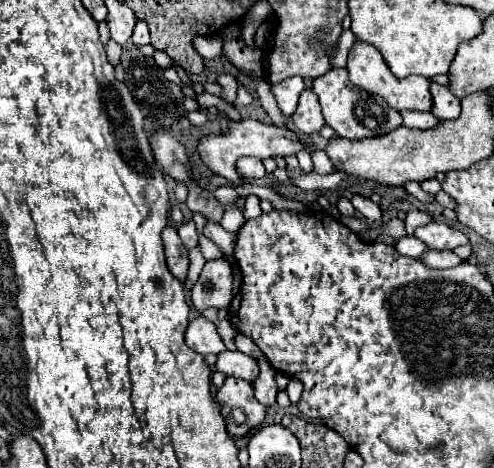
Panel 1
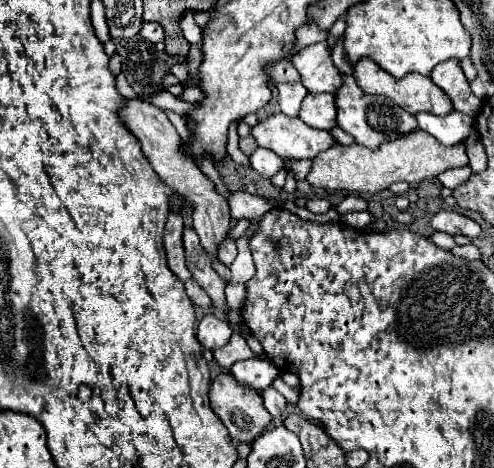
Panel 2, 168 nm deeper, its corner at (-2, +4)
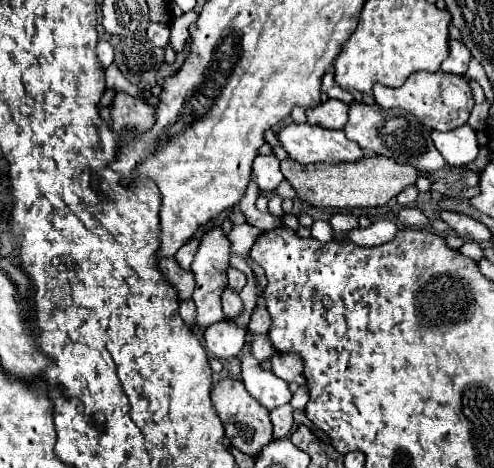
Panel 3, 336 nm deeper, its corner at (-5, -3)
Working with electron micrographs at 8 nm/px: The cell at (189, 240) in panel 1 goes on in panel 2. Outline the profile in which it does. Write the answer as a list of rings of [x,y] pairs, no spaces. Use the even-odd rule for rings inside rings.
[[[192,226],[184,228],[184,248],[186,248],[186,266],[192,272],[194,280],[210,294],[214,300],[214,308],[228,314],[230,308],[226,306],[226,282],[220,280],[220,276],[210,266],[210,256],[204,252],[204,246],[200,244],[200,238],[196,236]]]

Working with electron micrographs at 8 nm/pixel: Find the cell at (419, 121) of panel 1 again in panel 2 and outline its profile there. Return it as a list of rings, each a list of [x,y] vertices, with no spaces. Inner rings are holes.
[[[452,110],[446,116],[420,112],[416,114],[416,120],[418,120],[420,130],[426,130],[428,134],[432,134],[436,140],[440,140],[446,146],[458,144],[466,140],[470,134],[474,134],[474,118],[460,114],[456,110]]]

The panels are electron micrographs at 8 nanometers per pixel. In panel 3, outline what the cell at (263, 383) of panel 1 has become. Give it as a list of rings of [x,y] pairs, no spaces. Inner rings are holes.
[[[283,405],[279,409],[273,409],[269,417],[271,417],[271,423],[273,423],[273,437],[275,439],[287,437],[291,427],[293,427],[293,409],[291,409],[291,405]]]

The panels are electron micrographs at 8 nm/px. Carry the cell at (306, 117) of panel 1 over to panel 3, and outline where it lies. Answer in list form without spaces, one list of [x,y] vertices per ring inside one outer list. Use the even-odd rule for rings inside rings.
[[[329,99],[319,107],[307,111],[307,123],[319,125],[325,129],[343,129],[347,123],[347,105],[339,99]]]

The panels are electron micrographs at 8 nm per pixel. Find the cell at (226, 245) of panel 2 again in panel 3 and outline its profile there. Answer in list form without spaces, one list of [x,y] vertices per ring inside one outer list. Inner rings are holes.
[[[229,267],[227,275],[229,275],[229,287],[239,293],[245,287],[245,275],[239,269],[235,269],[235,267]]]

